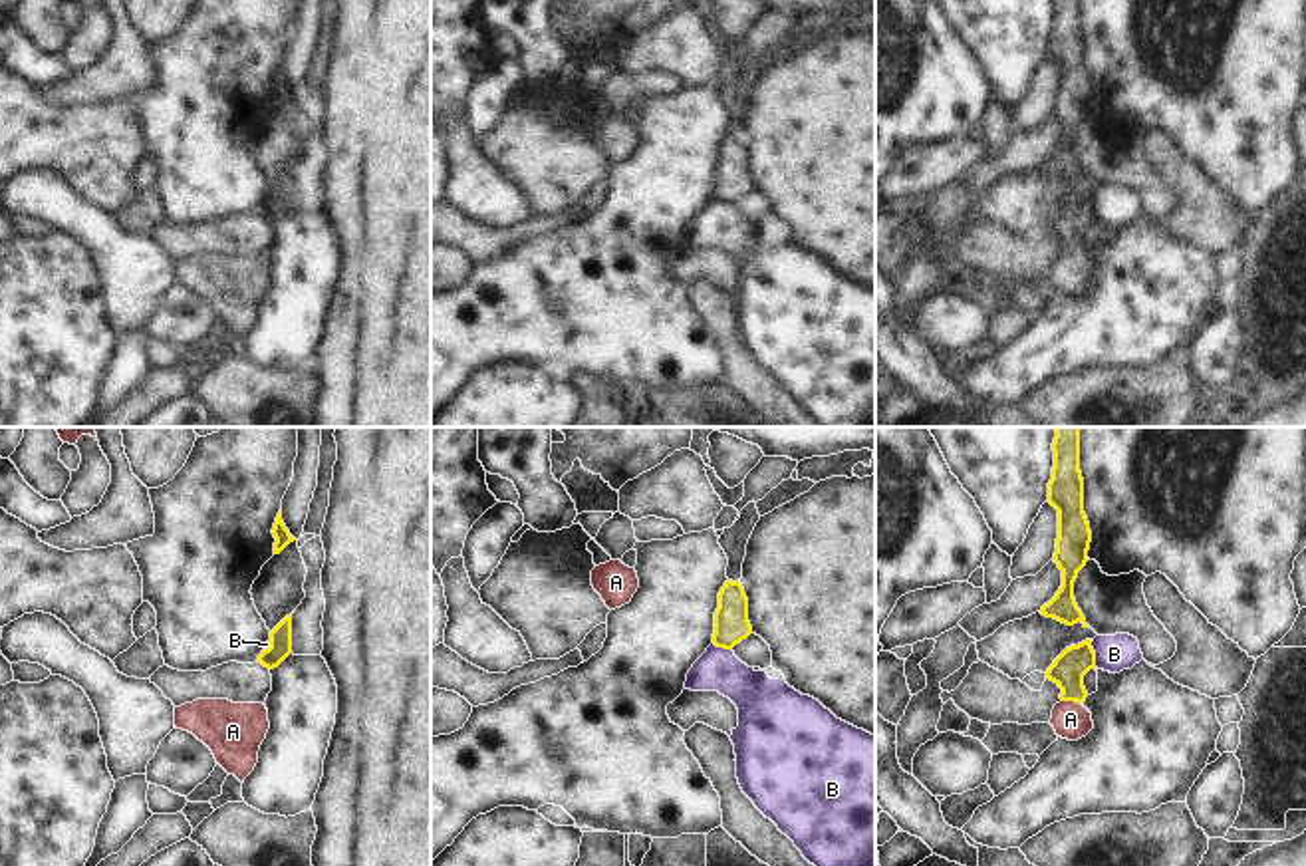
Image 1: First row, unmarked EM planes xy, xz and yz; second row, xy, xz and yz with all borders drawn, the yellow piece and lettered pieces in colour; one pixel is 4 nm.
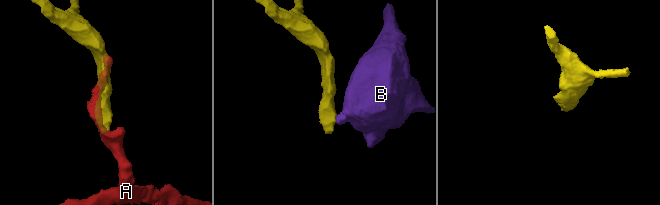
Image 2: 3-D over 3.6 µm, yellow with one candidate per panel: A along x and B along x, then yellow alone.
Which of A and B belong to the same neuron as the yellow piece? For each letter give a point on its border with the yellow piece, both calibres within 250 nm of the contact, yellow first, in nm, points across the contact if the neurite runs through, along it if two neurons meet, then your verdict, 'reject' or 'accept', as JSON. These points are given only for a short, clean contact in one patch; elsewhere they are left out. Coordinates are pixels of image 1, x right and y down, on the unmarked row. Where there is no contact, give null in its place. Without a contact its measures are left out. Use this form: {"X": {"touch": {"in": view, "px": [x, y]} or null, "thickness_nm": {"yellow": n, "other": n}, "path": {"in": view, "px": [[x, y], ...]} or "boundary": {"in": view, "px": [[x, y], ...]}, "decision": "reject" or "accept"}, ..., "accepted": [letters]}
{"A": {"touch": {"in": "yz", "px": [1072, 255]}, "thickness_nm": {"yellow": 140, "other": 150}, "path": {"in": "yz", "px": [[1068, 225], [1072, 255], [1070, 275]]}, "decision": "accept"}, "B": {"touch": {"in": "yz", "px": [1094, 209]}, "thickness_nm": {"yellow": 140, "other": 150}, "boundary": {"in": "yz", "px": [[1092, 195], [1096, 221]]}, "decision": "reject"}, "accepted": ["A"]}

